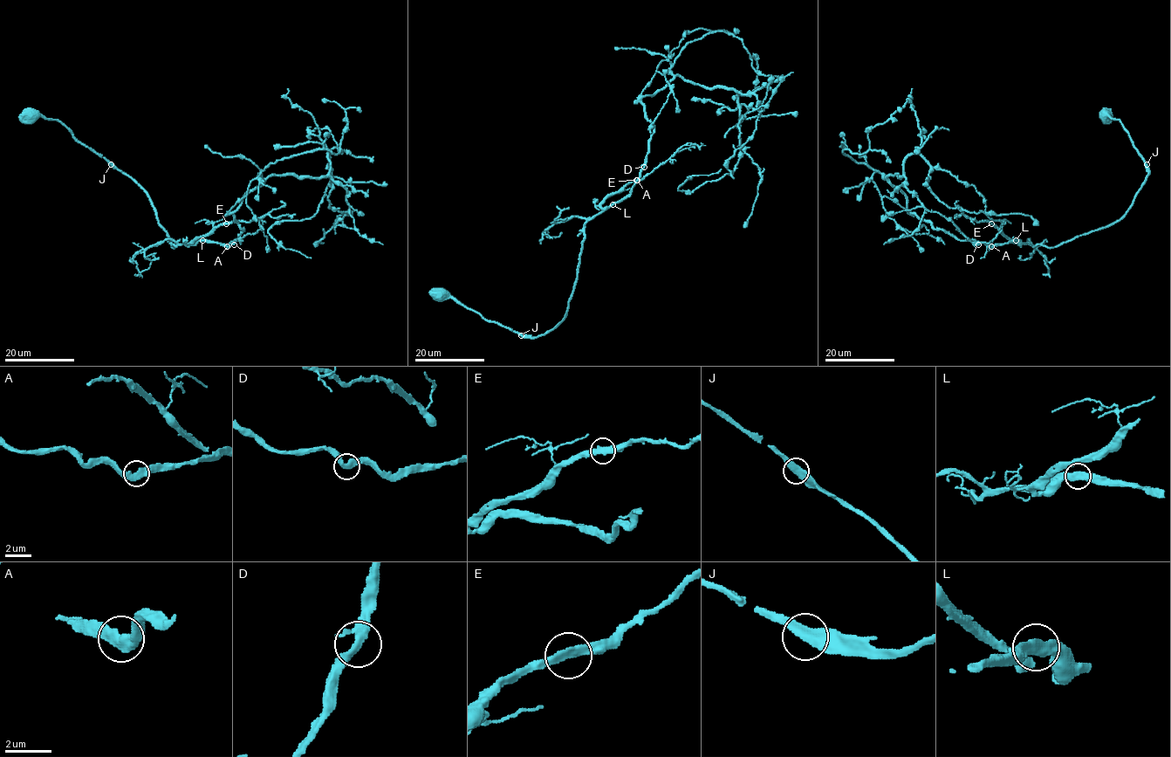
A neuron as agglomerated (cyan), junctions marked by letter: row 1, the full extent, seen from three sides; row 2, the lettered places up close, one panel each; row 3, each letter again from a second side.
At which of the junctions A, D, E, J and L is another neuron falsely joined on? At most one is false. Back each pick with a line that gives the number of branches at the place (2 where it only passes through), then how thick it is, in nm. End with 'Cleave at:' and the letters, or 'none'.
Cleave at: none

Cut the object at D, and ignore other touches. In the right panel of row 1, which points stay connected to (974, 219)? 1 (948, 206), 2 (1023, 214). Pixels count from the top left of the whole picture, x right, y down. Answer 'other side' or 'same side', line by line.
1: other side
2: other side

